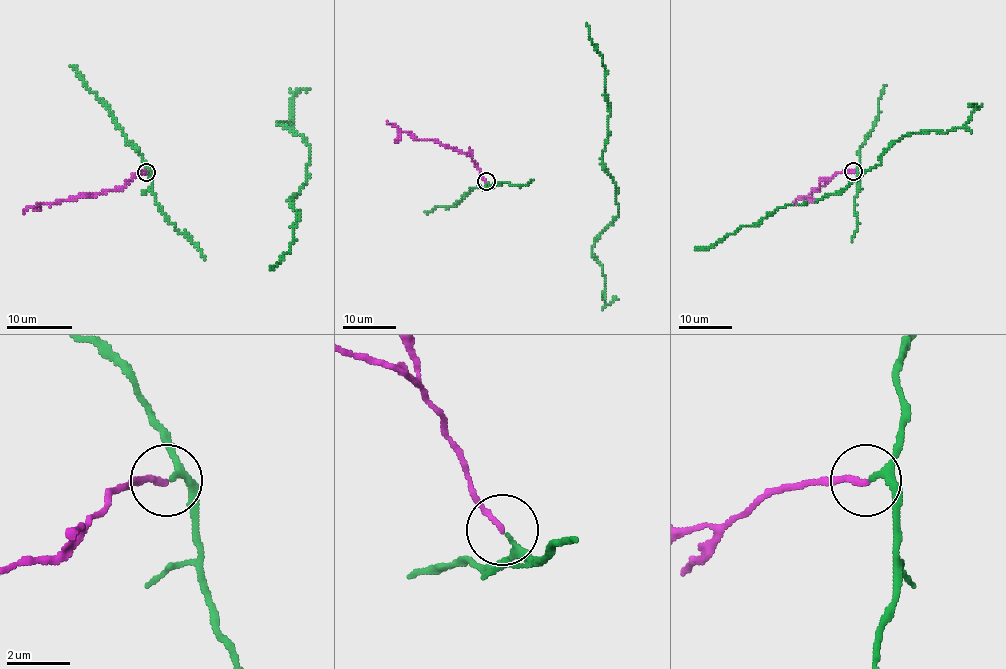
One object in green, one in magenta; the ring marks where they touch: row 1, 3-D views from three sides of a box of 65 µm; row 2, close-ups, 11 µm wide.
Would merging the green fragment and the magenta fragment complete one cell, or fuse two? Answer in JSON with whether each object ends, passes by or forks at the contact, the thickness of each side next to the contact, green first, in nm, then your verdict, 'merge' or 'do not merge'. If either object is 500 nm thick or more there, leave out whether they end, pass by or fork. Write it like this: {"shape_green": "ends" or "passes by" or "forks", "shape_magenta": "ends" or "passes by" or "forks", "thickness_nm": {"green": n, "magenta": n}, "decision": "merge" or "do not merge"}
{"shape_green": "passes by", "shape_magenta": "ends", "thickness_nm": {"green": 170, "magenta": 180}, "decision": "merge"}

